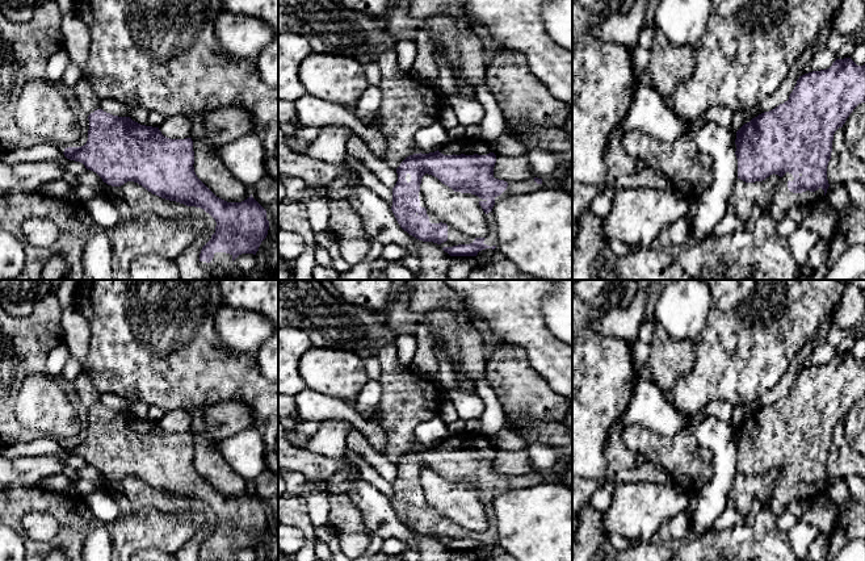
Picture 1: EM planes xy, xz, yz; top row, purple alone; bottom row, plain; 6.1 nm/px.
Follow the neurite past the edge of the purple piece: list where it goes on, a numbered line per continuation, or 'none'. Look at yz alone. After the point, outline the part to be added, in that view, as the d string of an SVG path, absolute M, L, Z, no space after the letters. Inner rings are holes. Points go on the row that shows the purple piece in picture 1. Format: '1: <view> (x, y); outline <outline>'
1: yz (781, 200); outline M786 172L782 177L780 177L778 185L772 191L768 213L774 222L786 217L791 206L803 205L814 208L824 197L824 191L822 188L815 192L806 191L802 193L793 193L788 188L789 180L793 181L794 177L791 173Z

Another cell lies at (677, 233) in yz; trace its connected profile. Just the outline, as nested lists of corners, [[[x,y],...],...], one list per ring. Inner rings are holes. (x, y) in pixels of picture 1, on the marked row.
[[[680,217],[665,230],[668,236],[668,246],[685,247],[690,243],[690,231],[688,218]]]

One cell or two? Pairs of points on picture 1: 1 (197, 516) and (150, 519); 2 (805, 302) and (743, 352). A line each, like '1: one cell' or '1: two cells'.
1: one cell
2: one cell

